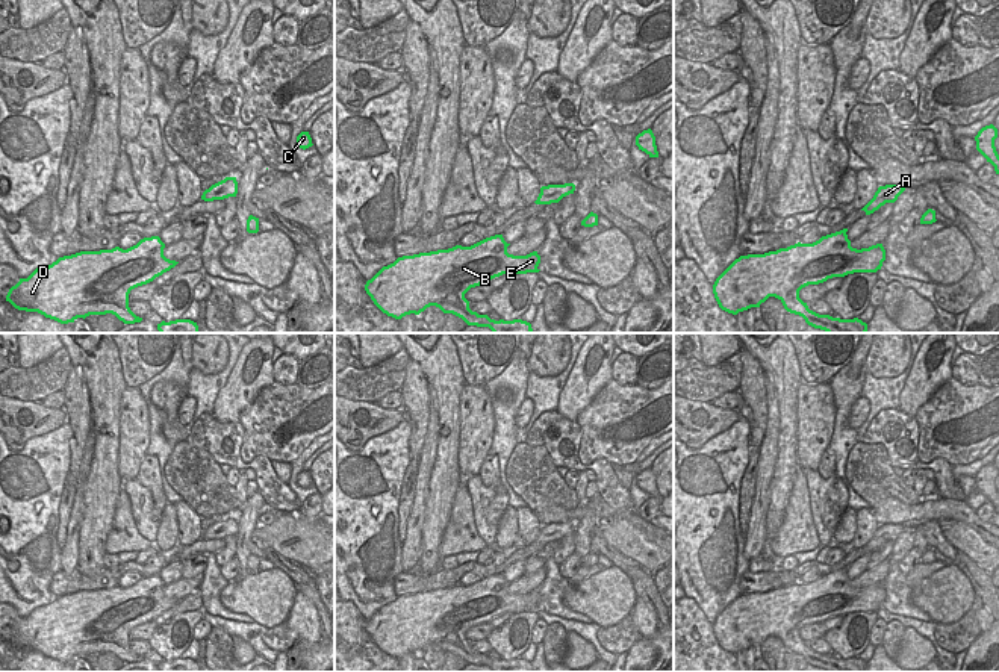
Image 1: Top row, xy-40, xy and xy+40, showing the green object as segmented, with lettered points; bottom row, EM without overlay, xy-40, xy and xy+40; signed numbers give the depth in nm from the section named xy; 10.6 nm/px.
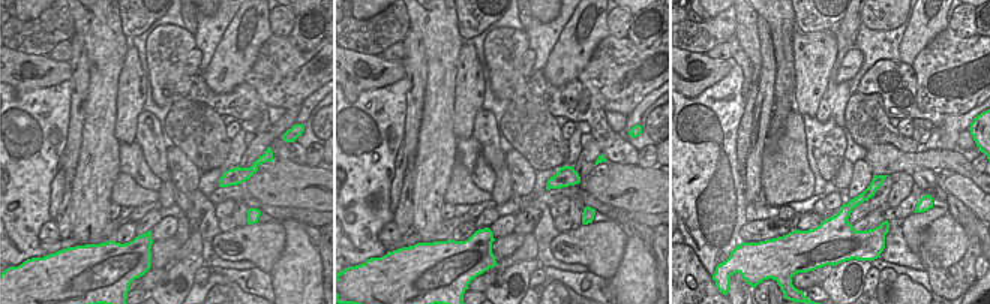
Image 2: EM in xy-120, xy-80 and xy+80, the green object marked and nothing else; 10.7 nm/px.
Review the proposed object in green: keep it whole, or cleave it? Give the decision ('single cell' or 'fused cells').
single cell

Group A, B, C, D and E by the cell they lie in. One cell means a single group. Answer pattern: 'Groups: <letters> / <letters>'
Groups: A B C D E.

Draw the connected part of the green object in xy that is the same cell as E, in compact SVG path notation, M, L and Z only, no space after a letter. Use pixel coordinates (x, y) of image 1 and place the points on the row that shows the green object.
M495 235L471 247L403 256L368 280L365 291L383 313L395 319L436 306L468 325L489 327L493 333L531 333L530 322L490 319L472 312L465 298L471 288L487 285L503 274L540 271L537 251L513 256L507 253L509 245L503 235Z

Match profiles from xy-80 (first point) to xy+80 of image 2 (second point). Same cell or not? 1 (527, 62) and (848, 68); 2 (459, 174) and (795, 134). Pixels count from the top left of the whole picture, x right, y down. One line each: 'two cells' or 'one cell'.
1: one cell
2: one cell

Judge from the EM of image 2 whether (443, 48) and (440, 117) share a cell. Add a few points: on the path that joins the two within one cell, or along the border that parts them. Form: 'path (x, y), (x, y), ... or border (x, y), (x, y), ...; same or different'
path (441, 65), (440, 101); same

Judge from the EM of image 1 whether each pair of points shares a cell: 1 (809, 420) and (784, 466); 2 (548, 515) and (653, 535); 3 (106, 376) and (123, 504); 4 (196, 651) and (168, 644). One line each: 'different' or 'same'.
1: different
2: same
3: different
4: different

